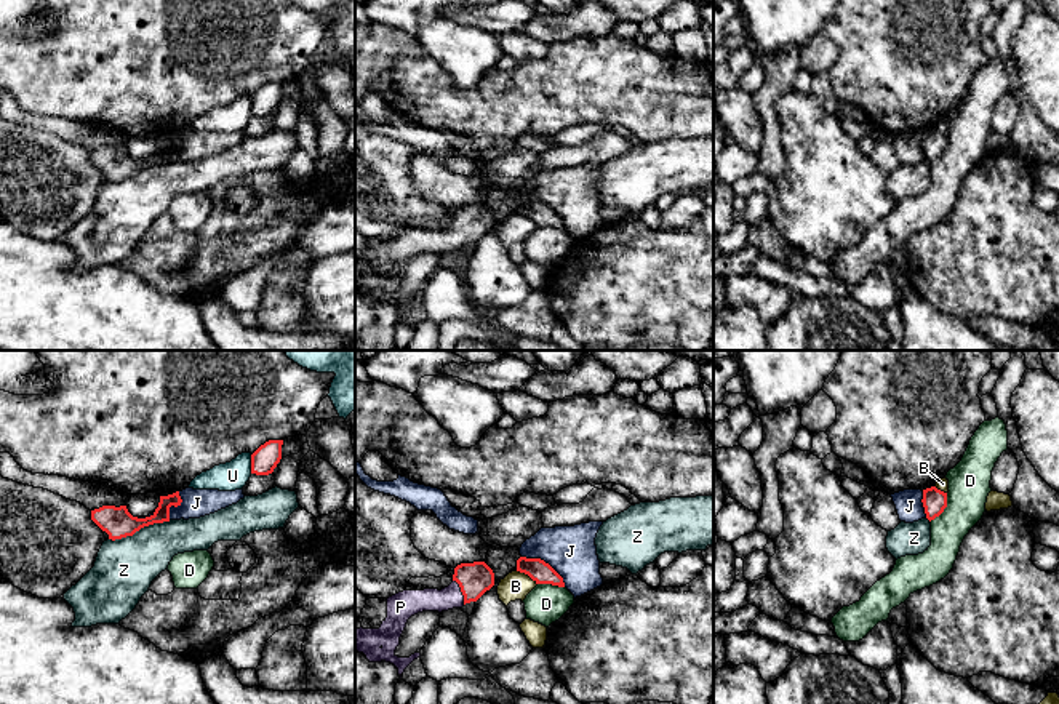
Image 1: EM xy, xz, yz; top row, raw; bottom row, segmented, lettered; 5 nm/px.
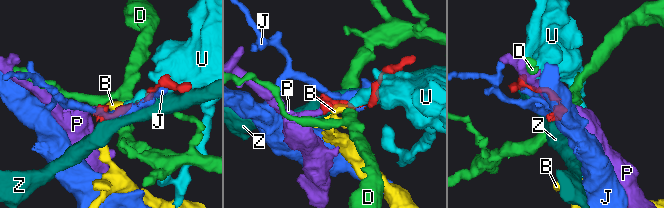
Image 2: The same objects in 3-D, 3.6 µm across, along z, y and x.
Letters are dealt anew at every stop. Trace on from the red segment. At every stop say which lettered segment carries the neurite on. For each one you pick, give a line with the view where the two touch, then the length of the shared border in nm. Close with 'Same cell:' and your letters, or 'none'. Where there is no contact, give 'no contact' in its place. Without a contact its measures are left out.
P: xz | 140 nm
Same cell: P

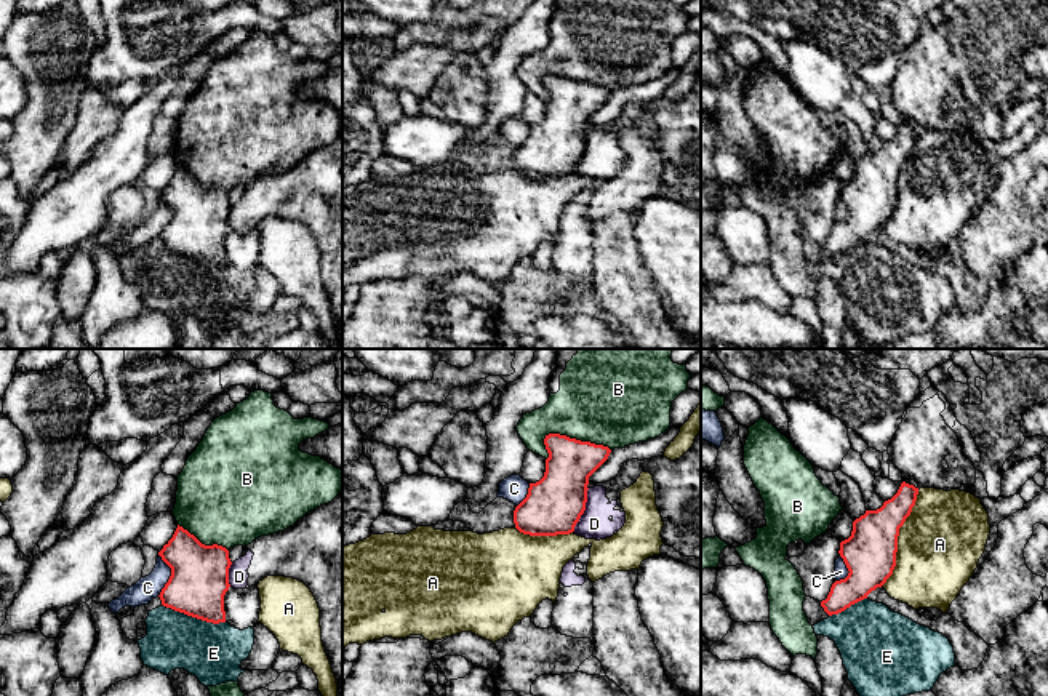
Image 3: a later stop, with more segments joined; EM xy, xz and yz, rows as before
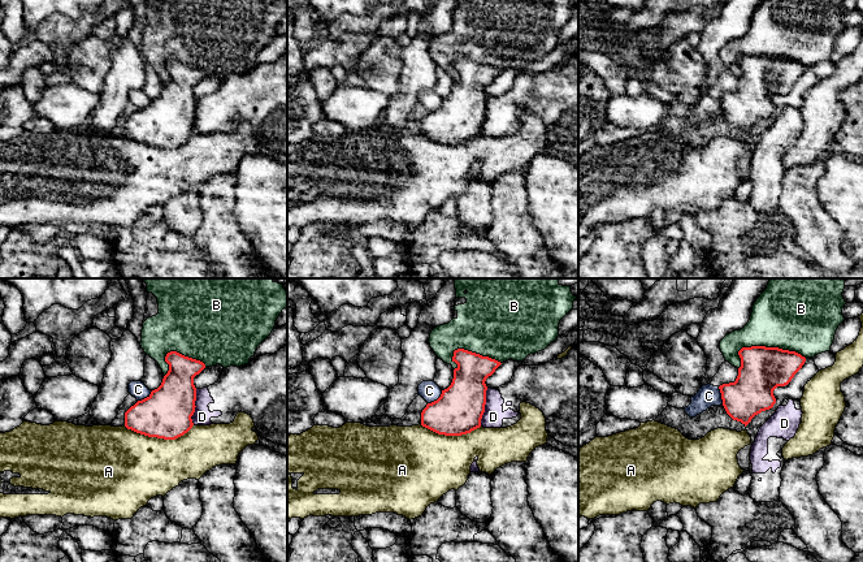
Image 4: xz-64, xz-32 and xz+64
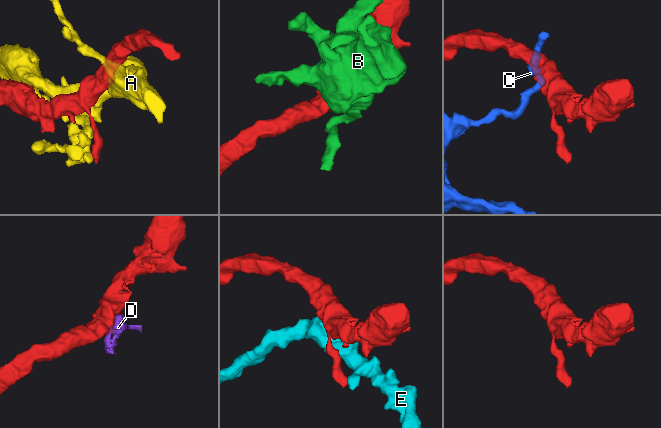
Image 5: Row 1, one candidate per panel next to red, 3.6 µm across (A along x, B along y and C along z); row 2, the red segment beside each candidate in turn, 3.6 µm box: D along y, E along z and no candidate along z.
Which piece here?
Same cell: none

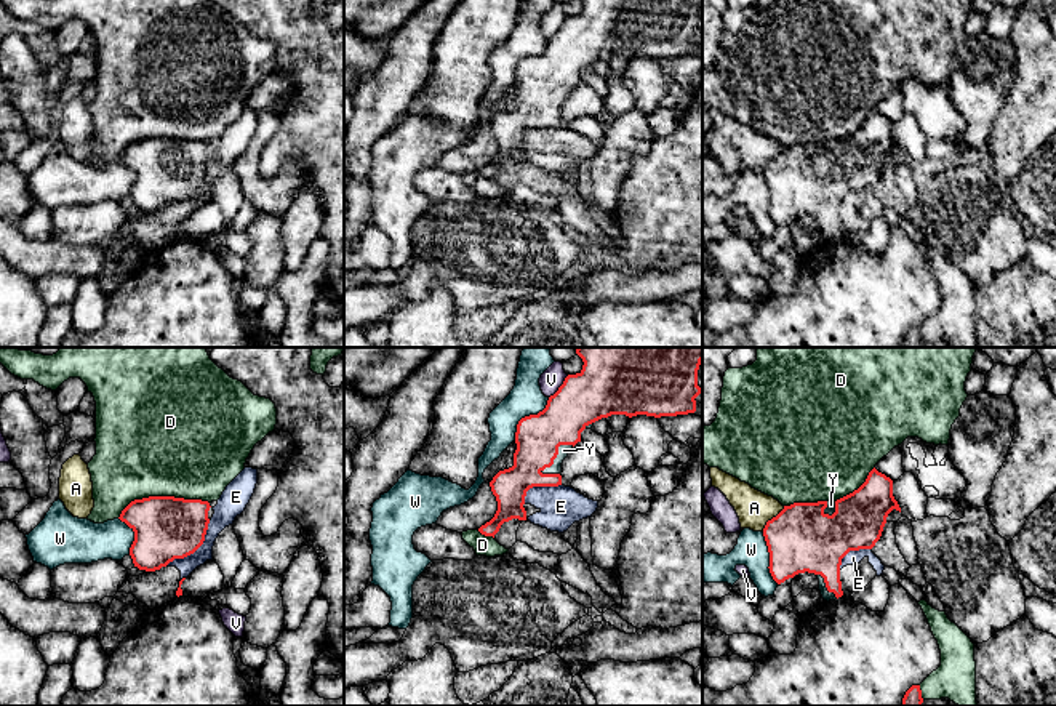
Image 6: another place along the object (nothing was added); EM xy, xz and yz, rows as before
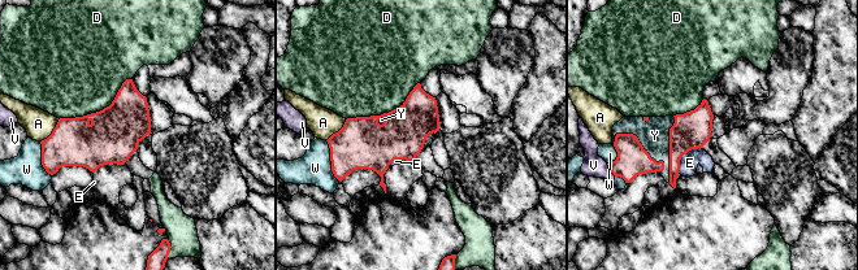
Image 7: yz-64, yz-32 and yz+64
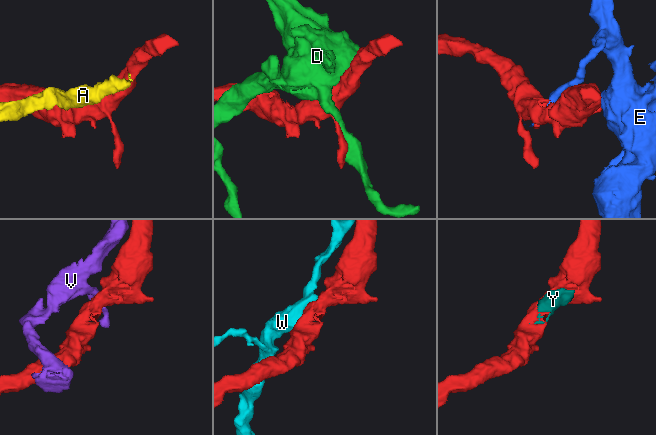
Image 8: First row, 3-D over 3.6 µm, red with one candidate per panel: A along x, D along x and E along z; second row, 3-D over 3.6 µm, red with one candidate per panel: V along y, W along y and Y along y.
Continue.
Y: xz | 220 nm
Same cell: Y

